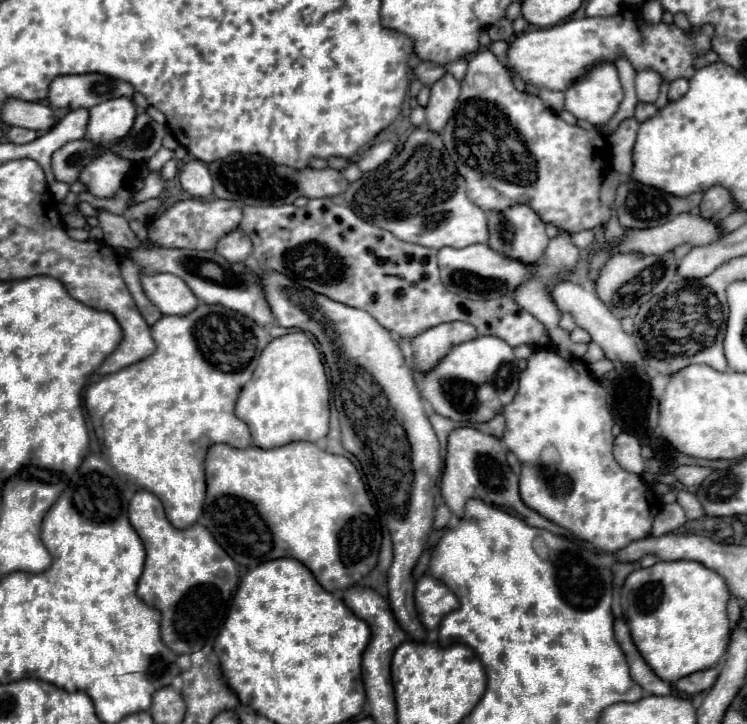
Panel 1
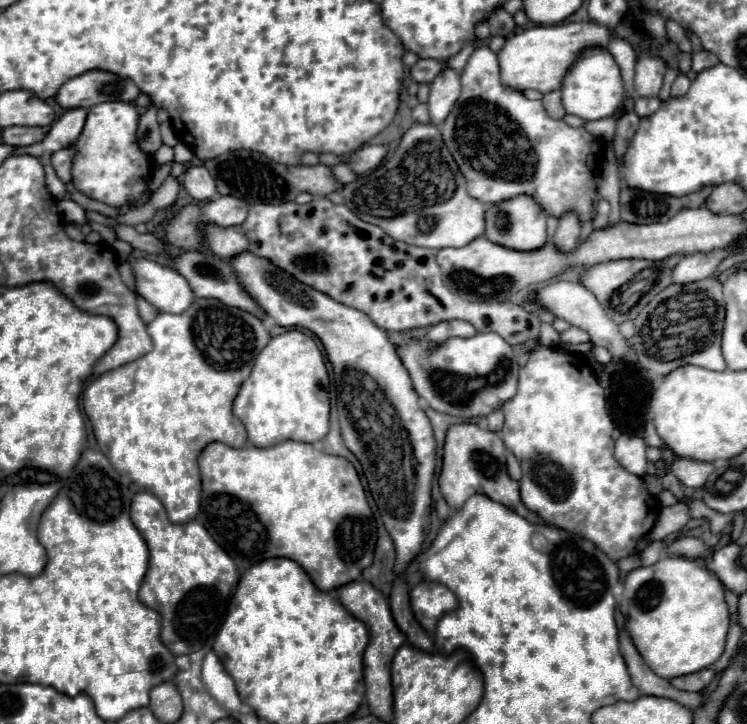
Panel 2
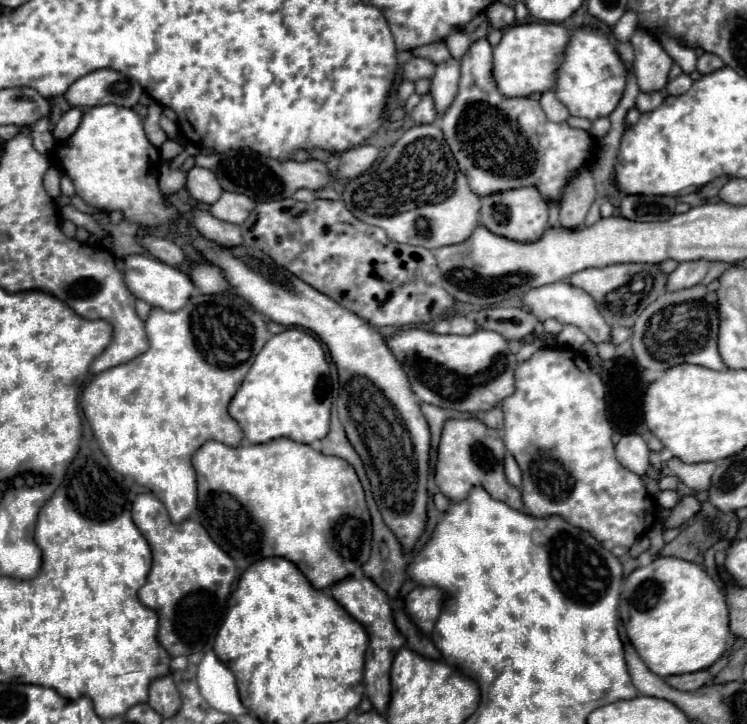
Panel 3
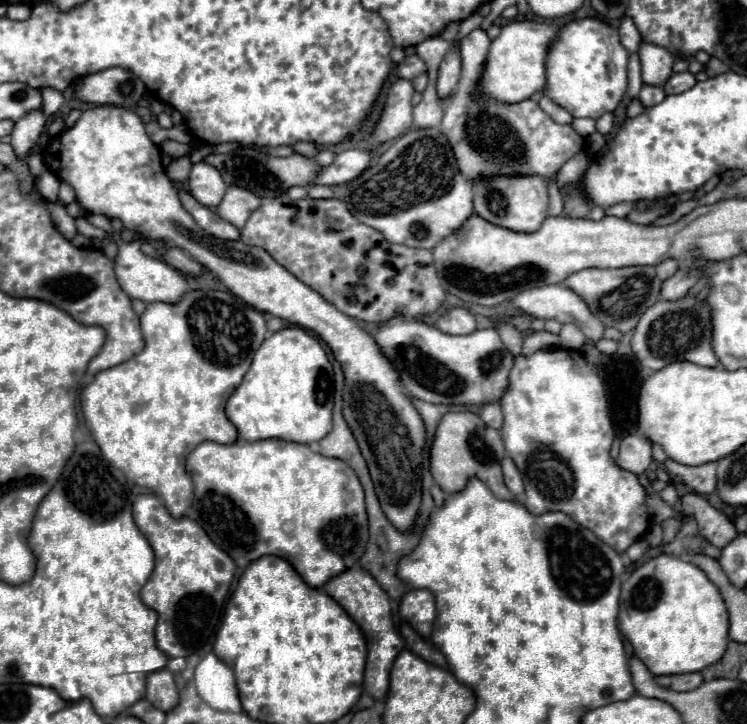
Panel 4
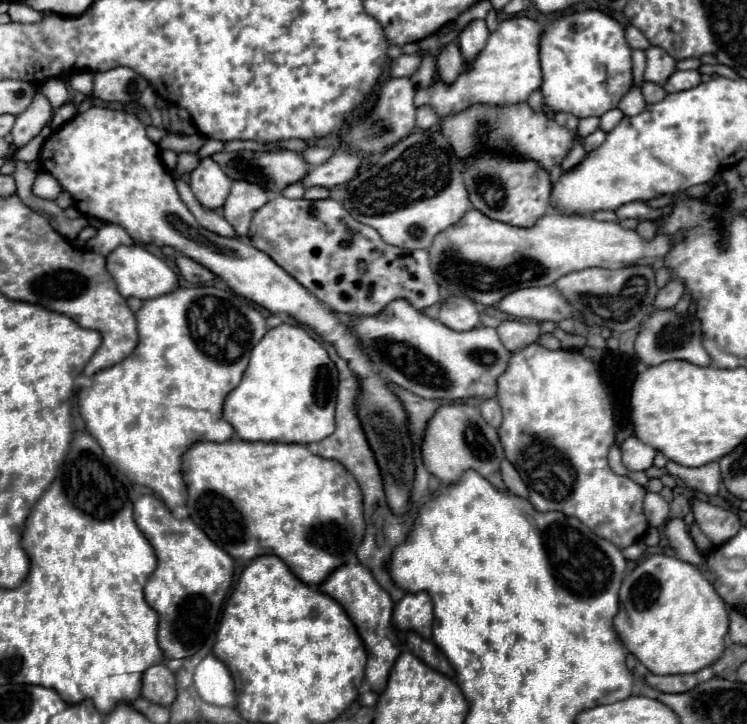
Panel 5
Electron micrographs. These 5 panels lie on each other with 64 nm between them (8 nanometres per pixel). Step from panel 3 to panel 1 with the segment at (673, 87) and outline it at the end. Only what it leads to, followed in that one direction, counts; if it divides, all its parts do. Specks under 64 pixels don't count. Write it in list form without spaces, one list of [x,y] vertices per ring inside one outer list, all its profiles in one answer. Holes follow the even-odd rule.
[[[684,78],[670,82],[670,90],[668,90],[668,100],[670,100],[670,102],[674,102],[674,100],[682,98],[682,96],[686,94],[686,90],[688,90],[688,80],[684,80]]]

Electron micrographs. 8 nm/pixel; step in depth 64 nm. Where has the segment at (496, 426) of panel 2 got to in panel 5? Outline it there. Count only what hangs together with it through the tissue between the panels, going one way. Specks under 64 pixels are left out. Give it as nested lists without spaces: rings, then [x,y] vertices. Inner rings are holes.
[[[492,398],[492,400],[482,400],[482,404],[480,404],[480,412],[482,412],[484,420],[488,420],[488,424],[492,424],[494,428],[500,426],[500,418],[502,418],[502,414],[500,414],[500,406],[498,406],[496,398]]]

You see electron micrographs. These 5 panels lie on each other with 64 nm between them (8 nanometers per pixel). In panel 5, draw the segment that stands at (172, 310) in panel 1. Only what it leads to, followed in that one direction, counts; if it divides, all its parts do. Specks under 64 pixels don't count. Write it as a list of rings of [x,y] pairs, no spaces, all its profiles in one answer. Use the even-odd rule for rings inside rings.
[[[122,244],[122,246],[118,246],[112,254],[108,254],[106,266],[108,266],[110,274],[114,276],[114,280],[118,284],[118,292],[122,296],[126,296],[126,298],[134,296],[134,298],[140,298],[140,300],[152,300],[156,296],[170,294],[170,292],[174,292],[180,286],[178,276],[174,274],[174,270],[164,260],[160,260],[154,254],[150,254],[140,244],[132,244],[132,246],[124,246]]]

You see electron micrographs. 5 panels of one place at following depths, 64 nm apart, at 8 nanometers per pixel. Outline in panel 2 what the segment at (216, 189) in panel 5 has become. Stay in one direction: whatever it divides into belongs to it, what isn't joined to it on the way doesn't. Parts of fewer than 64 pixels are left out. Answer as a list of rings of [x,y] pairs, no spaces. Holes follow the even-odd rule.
[[[192,164],[186,172],[184,172],[184,180],[182,186],[186,188],[186,192],[200,202],[212,200],[216,196],[216,184],[212,180],[212,176],[208,174],[208,170],[204,166]]]

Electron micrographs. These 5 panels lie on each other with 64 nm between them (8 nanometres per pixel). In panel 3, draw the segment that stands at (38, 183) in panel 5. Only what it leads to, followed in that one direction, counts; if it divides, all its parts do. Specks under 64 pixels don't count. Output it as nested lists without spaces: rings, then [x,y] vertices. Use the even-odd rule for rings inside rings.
[[[50,168],[44,175],[44,188],[52,198],[60,198],[62,196],[62,190],[60,190],[60,174]]]

